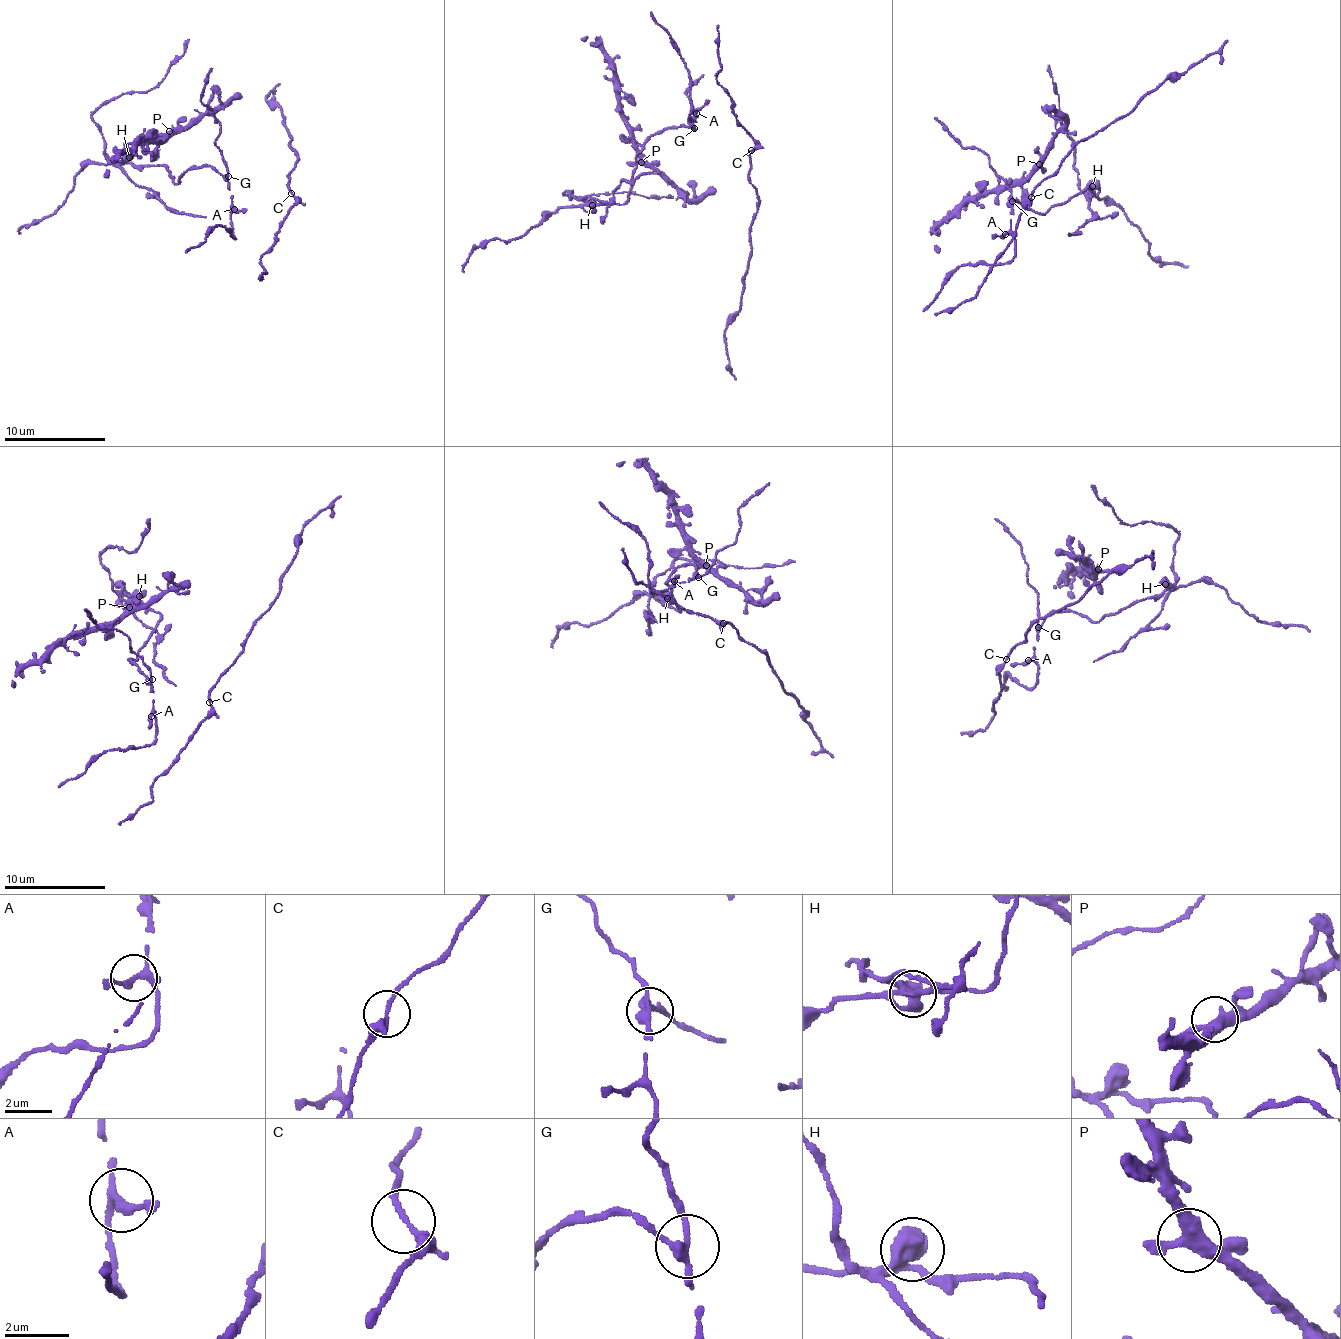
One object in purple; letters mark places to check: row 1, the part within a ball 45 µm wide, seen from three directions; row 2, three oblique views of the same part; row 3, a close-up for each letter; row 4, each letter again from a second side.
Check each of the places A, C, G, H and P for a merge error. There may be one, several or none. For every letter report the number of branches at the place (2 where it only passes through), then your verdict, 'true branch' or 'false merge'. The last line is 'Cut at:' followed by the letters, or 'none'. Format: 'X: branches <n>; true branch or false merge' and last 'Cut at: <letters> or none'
A: branches 3; true branch
C: branches 2; true branch
G: branches 3; false merge
H: branches 3; false merge
P: branches 3; true branch
Cut at: G, H

